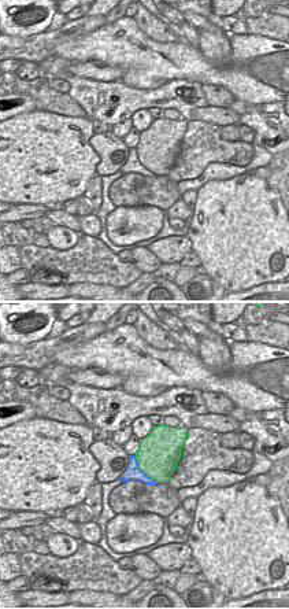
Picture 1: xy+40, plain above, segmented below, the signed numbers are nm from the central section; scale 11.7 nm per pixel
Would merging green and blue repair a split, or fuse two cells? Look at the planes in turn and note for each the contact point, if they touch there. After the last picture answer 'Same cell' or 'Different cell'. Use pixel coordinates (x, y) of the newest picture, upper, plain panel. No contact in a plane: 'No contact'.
Touches green at (141, 163)

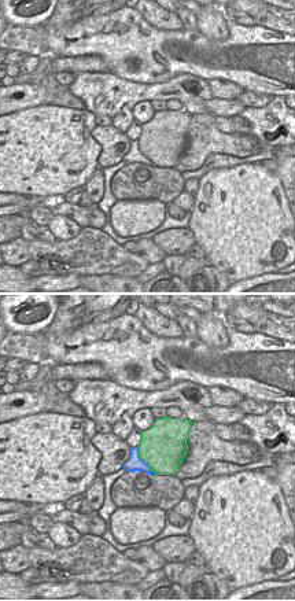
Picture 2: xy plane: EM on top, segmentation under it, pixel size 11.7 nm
Touches green at (143, 154)

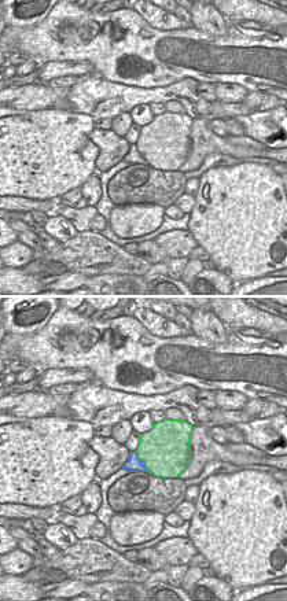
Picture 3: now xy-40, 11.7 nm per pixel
Touches green at (139, 152)

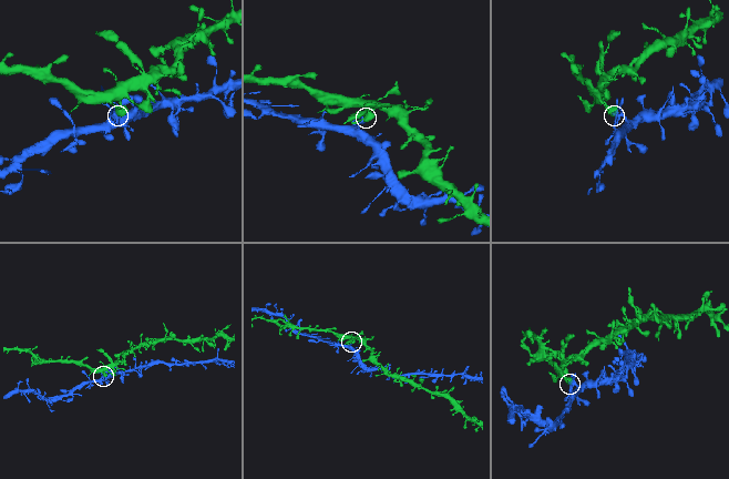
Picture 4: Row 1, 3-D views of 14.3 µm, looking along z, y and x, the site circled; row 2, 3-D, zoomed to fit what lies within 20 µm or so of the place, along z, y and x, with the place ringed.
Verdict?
Different cell

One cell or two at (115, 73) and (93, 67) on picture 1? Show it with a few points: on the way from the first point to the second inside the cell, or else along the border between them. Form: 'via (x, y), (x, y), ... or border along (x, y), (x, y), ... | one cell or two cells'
via (110, 73), (99, 72) | one cell

